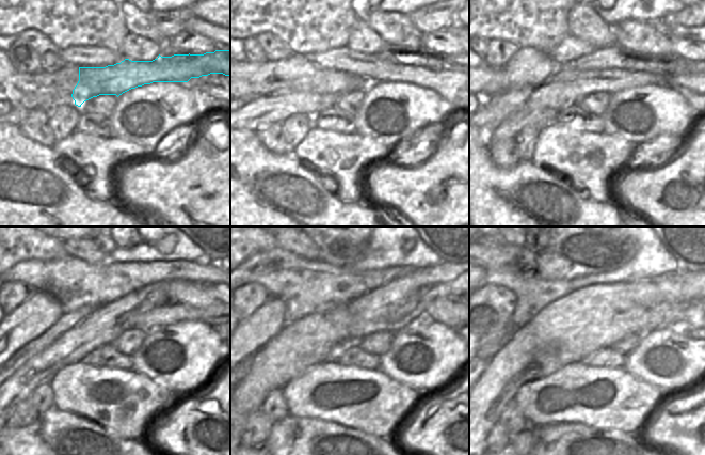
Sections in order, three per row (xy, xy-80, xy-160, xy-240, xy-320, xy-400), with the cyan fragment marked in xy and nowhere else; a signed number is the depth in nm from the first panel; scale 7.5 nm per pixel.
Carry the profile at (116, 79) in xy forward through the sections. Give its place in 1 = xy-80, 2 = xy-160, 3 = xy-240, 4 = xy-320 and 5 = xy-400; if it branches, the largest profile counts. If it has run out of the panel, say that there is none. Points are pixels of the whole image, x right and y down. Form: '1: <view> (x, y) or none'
1: xy-80 (297, 73)
2: xy-160 (491, 81)
3: none
4: none
5: none

